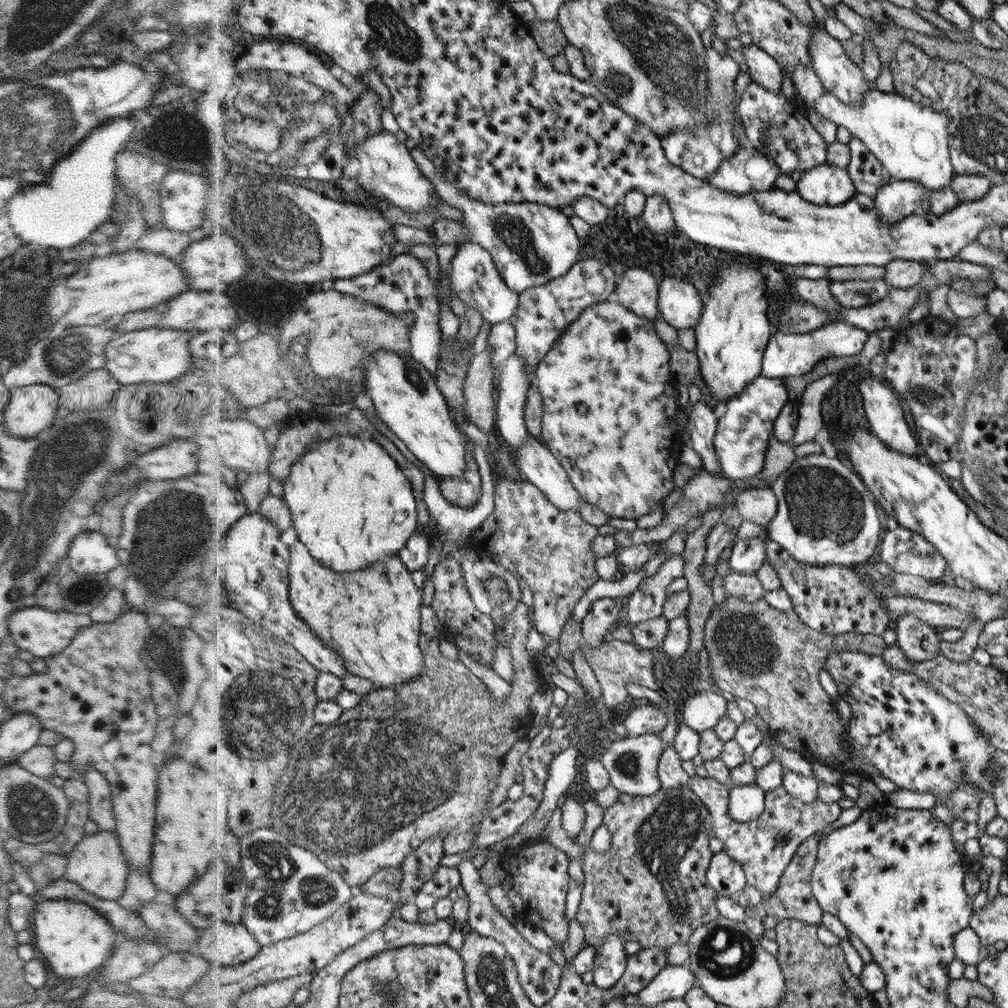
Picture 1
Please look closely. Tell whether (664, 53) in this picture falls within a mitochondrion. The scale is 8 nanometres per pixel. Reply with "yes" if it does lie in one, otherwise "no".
yes

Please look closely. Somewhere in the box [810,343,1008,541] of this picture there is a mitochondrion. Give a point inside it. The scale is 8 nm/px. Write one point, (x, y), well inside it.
(927, 394)

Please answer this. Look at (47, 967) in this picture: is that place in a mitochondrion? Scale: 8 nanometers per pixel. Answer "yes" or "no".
no

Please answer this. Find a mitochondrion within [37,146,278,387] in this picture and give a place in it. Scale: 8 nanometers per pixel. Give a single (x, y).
(70, 355)

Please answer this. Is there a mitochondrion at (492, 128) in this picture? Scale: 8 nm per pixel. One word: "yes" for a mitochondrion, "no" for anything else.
no

